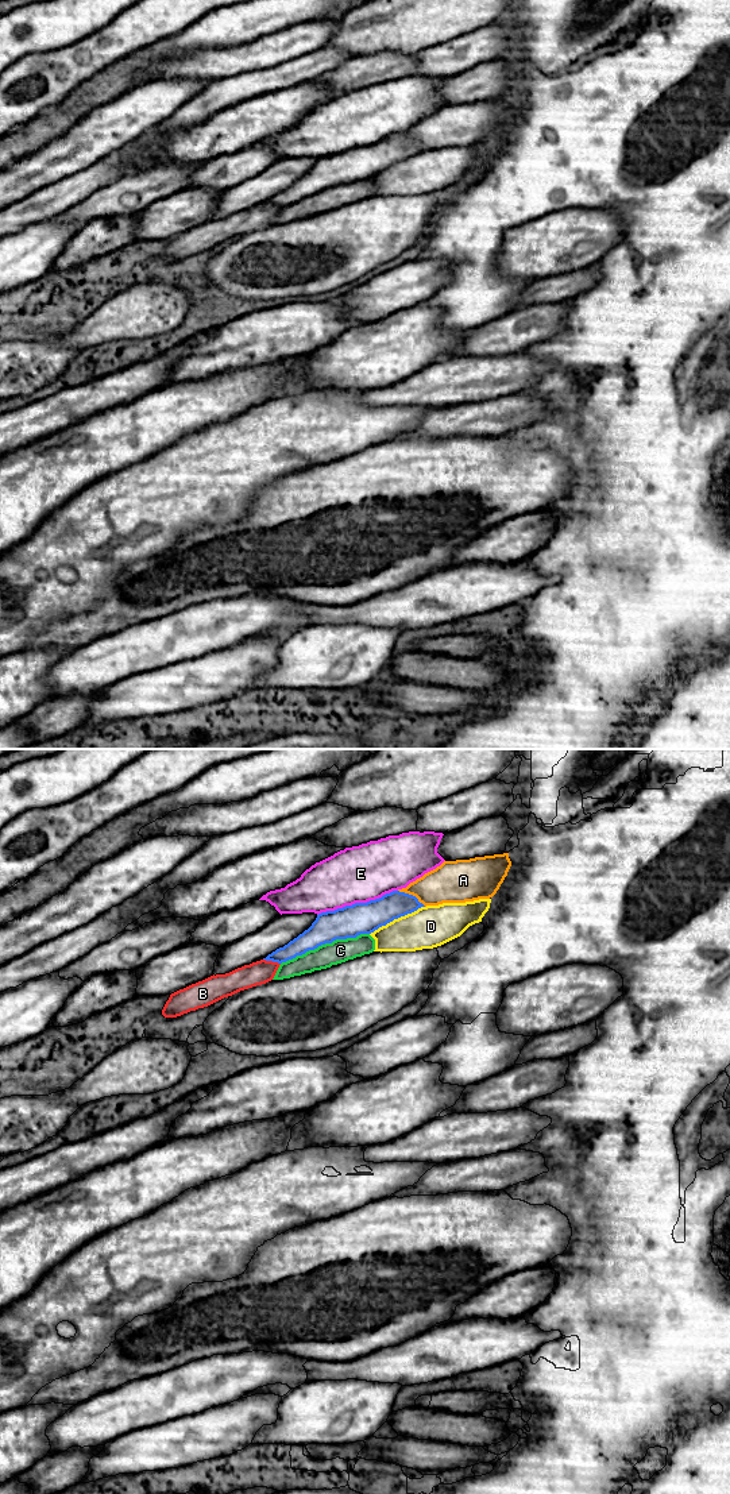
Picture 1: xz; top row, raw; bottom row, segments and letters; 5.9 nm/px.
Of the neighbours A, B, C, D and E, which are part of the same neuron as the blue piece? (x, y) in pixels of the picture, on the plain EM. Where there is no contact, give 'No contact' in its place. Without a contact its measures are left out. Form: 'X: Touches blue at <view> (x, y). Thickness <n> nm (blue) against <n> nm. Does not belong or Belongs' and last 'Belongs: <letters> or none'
A: Touches blue at xz (412, 139). Thickness 170 nm (blue) against 240 nm. Does not belong
B: Touches blue at xz (271, 204). Thickness 120 nm (blue) against 140 nm. Does not belong
C: Touches blue at xz (324, 188). Thickness 190 nm (blue) against 140 nm. Does not belong
D: Touches blue at xz (397, 162). Thickness 190 nm (blue) against 240 nm. Does not belong
E: Touches blue at xz (356, 147). Thickness 190 nm (blue) against 340 nm. Does not belong
Belongs: none

